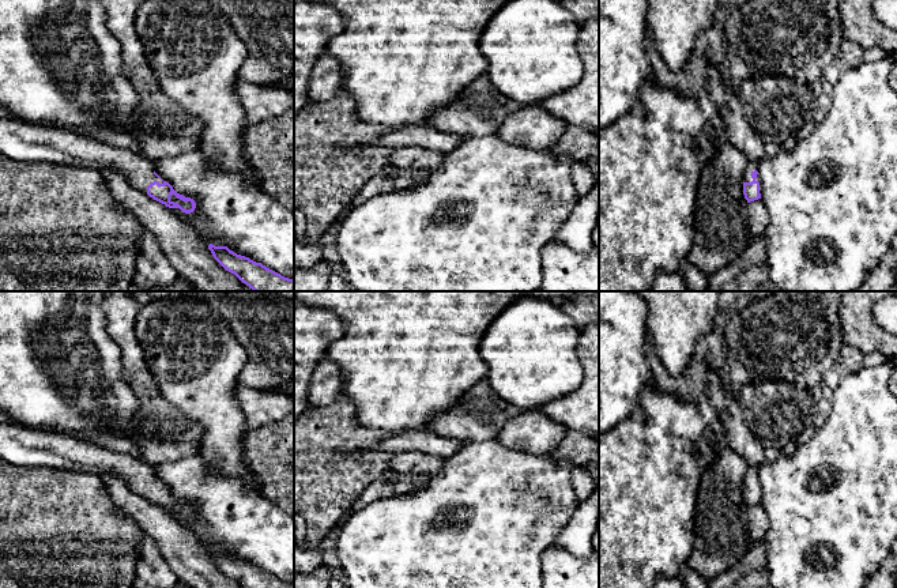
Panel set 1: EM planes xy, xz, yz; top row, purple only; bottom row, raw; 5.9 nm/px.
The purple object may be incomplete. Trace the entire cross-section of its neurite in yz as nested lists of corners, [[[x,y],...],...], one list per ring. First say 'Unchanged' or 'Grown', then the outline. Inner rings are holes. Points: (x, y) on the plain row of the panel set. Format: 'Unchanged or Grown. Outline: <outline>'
Grown. Outline: [[[749,466],[743,479],[743,500],[747,508],[761,504],[762,490],[757,467]]]

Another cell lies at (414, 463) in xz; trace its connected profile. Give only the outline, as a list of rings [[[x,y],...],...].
[[[397,452],[393,455],[388,470],[408,475],[430,478],[441,472],[444,459],[423,452]]]

